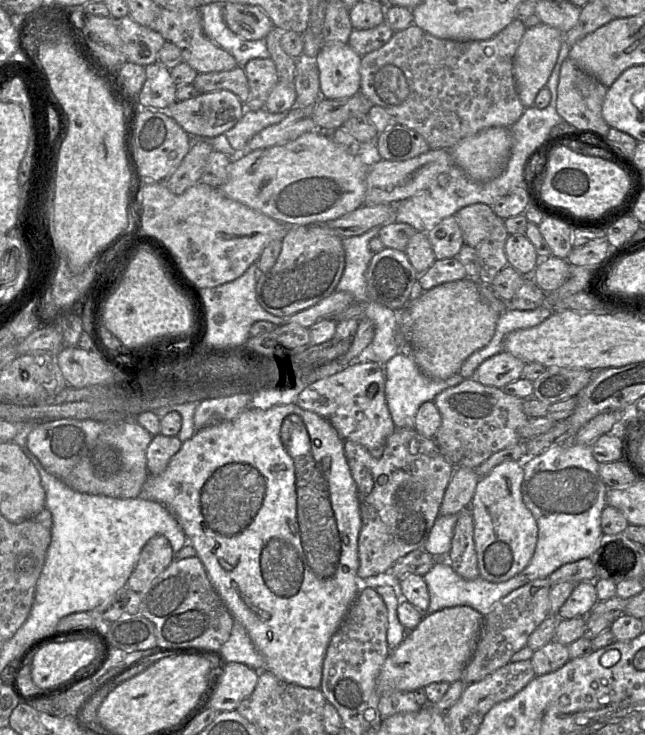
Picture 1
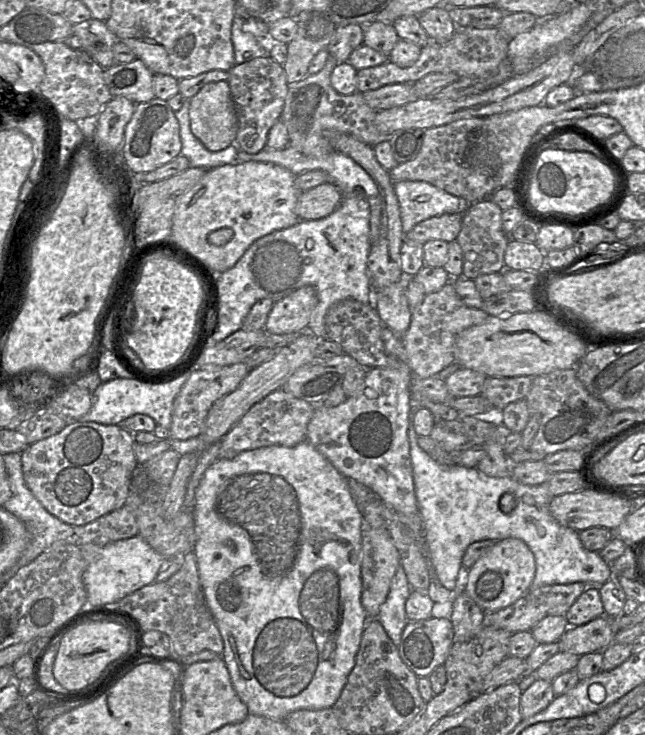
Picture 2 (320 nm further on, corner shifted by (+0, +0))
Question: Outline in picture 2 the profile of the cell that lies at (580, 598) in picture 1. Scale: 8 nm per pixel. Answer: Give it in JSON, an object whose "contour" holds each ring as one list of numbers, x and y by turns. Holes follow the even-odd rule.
{"contour":[[587,586,567,611,565,618,569,627,578,627,603,615,605,612,599,586]]}

